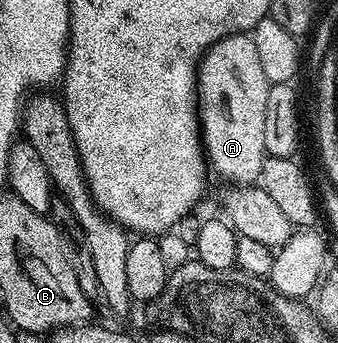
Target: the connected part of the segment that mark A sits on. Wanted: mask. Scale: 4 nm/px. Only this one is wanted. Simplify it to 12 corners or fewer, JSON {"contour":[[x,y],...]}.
{"contour":[[250,33],[199,59],[210,173],[258,183],[269,88]]}

